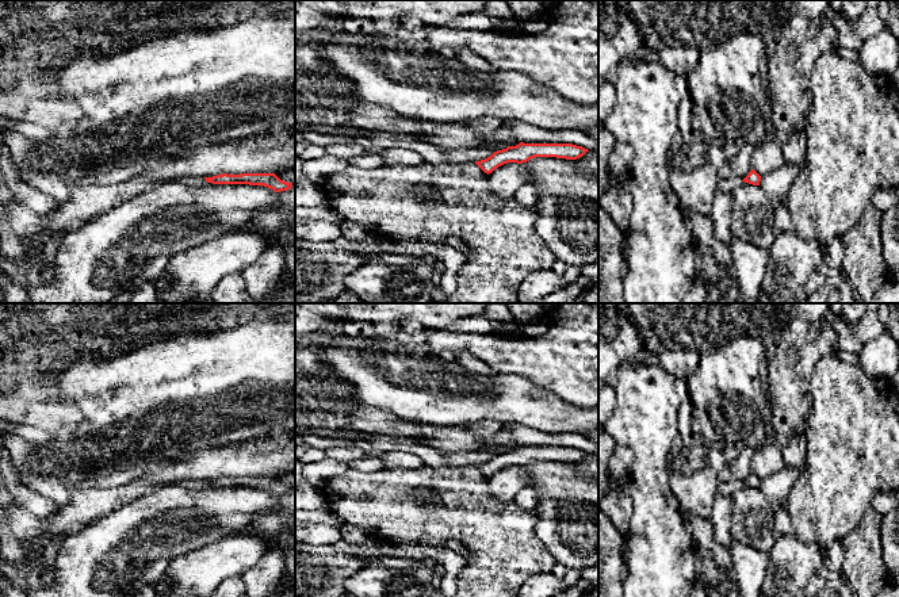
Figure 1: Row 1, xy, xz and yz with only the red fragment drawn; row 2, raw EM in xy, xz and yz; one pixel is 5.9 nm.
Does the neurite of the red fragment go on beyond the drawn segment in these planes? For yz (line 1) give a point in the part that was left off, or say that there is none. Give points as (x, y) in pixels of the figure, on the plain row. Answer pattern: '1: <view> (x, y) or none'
1: none

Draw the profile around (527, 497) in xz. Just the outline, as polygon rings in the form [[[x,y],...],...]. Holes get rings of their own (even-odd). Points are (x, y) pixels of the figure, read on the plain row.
[[[527,486],[517,491],[513,500],[523,510],[533,512],[538,502],[538,493],[533,487]]]

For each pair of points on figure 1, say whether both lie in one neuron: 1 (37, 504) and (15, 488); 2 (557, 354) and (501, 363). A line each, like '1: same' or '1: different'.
1: same
2: same

